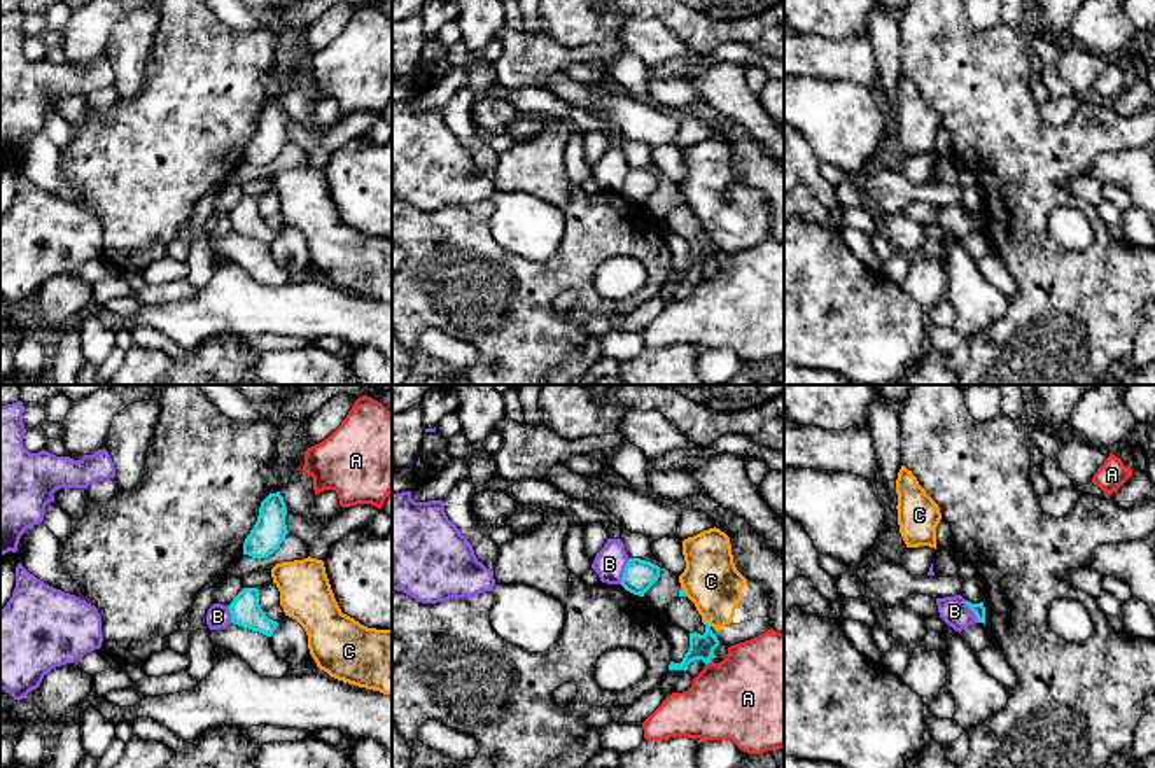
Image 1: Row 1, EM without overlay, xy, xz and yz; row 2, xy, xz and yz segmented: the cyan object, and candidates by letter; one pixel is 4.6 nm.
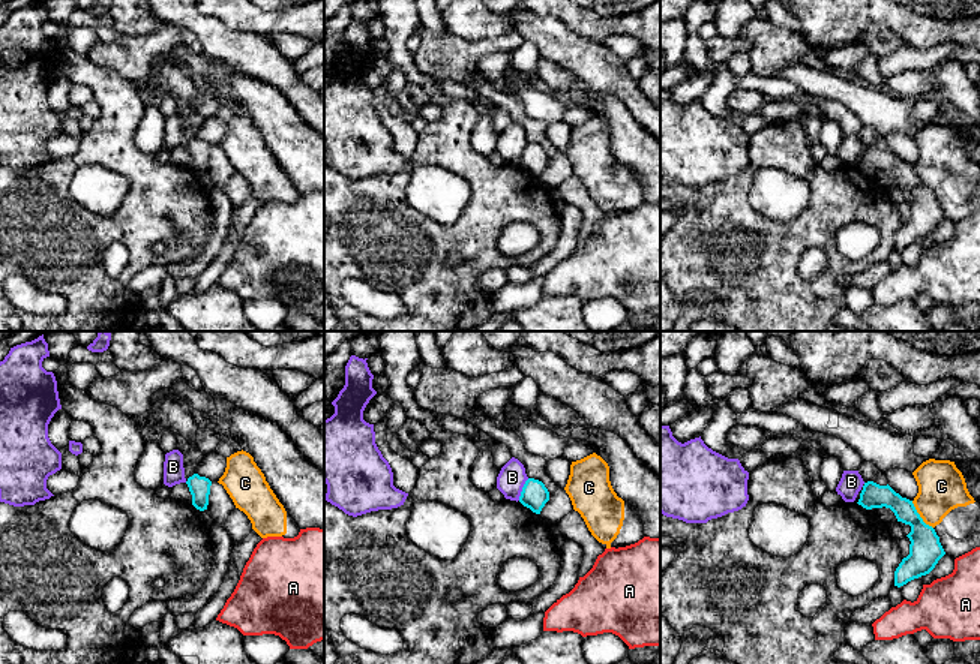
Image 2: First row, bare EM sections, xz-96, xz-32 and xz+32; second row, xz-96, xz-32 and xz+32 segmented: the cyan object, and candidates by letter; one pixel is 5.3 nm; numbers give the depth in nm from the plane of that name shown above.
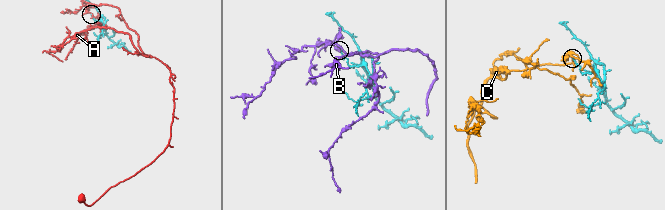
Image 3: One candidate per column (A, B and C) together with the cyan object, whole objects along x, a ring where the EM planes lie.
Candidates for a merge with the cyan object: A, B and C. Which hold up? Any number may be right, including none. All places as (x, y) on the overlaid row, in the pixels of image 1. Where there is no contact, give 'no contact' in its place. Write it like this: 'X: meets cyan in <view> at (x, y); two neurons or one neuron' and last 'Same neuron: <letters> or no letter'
A: meets cyan in xz at (709, 662); two neurons
B: meets cyan in xz at (625, 571); two neurons
C: meets cyan in xz at (706, 623); two neurons
Same neuron: no letter

